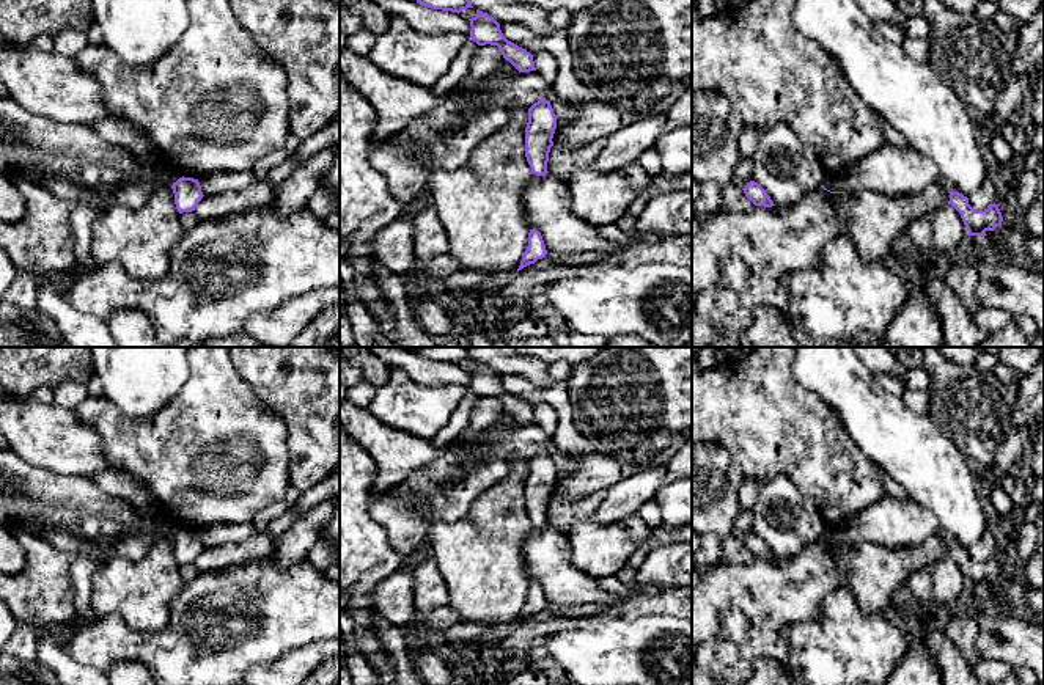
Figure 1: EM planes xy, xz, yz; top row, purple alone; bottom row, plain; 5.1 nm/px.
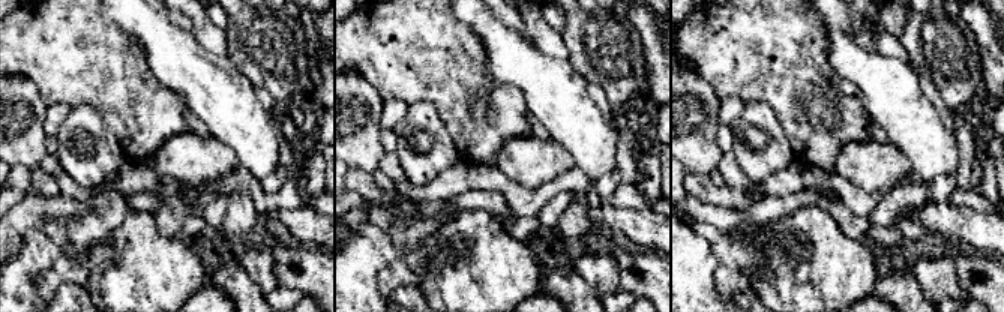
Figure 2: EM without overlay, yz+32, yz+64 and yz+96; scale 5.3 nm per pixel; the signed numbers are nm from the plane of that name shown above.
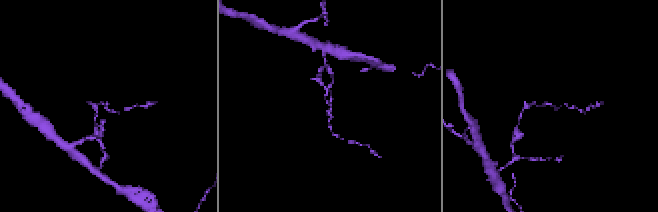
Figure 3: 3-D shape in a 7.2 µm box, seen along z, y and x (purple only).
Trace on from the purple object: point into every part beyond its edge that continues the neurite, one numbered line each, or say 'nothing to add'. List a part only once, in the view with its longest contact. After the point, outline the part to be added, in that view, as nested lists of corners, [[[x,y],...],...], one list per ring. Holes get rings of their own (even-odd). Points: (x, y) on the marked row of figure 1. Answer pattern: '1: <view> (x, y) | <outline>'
nothing to add

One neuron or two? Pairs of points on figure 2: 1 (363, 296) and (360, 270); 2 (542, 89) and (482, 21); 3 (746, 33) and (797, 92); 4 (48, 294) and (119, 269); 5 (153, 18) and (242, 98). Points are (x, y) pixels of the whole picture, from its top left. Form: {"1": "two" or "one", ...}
{"1": "one", "2": "one", "3": "one", "4": "two", "5": "one"}

